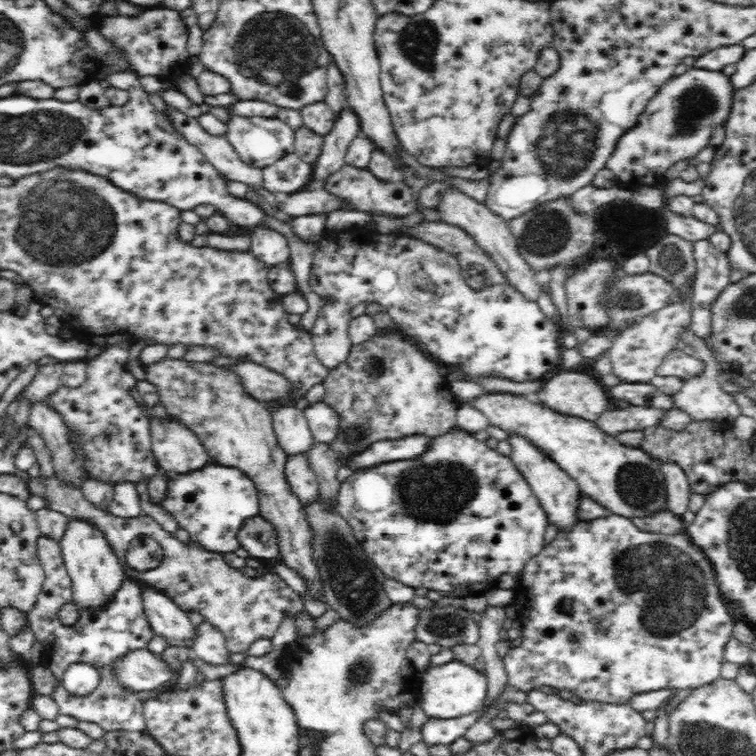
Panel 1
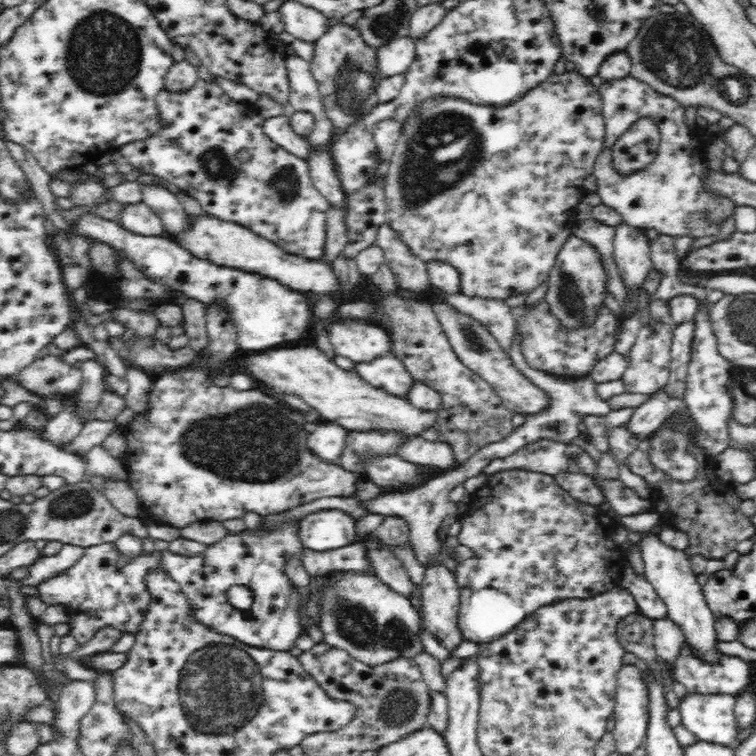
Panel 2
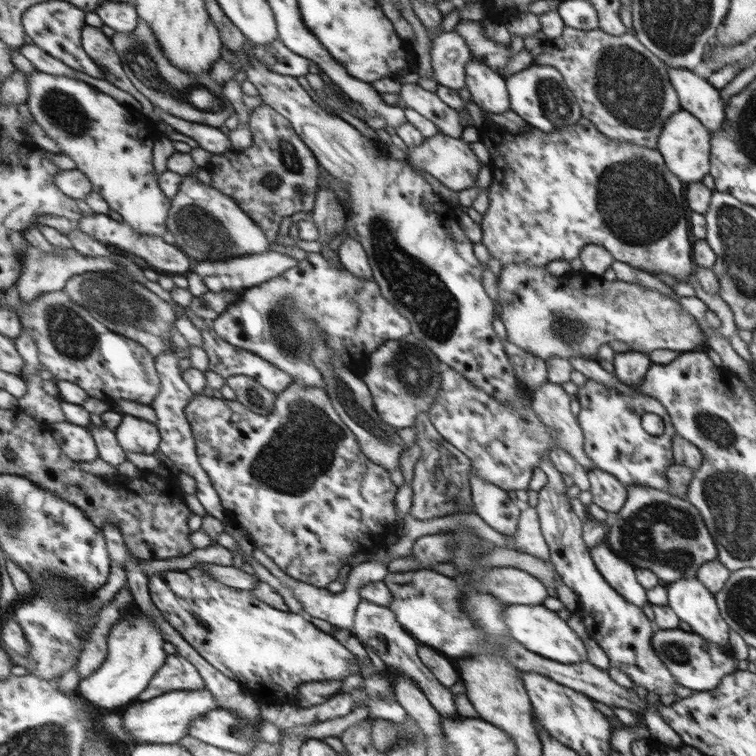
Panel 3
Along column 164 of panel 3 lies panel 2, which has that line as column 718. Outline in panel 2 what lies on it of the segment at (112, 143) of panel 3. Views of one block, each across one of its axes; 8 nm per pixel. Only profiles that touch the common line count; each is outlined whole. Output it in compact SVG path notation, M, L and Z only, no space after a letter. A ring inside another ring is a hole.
M626 75L622 78L603 80L598 88L603 102L604 125L604 148L600 151L593 174L597 178L597 190L602 203L614 207L620 215L624 217L624 223L635 226L638 229L654 228L659 233L676 236L690 236L694 239L706 238L706 236L716 236L722 232L722 226L734 212L737 205L732 197L722 195L714 189L708 189L708 174L710 167L704 151L706 144L719 137L719 133L714 128L705 127L698 130L688 130L686 124L685 106L679 100L666 96L654 90L648 83ZM642 116L650 116L656 120L659 126L659 145L657 146L656 156L651 163L648 163L642 170L632 172L628 176L620 176L611 165L611 148L616 139L629 127L632 122L636 122Z

